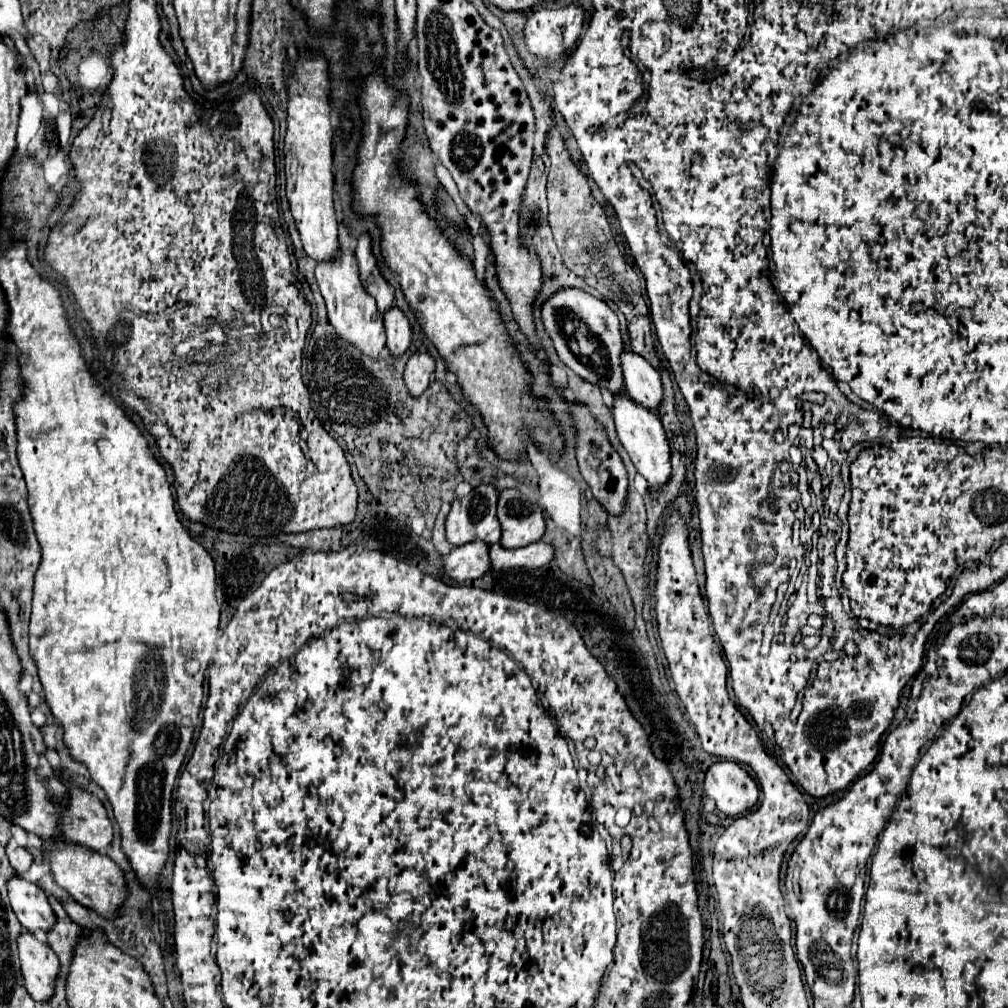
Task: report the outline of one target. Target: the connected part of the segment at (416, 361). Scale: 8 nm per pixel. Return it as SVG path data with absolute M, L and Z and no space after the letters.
M413 352L405 366L405 384L411 396L421 396L435 372L435 360L427 352Z

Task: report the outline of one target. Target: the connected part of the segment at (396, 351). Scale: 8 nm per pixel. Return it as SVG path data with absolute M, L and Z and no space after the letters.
M393 304L385 318L385 332L387 332L387 348L393 356L403 356L411 344L411 324L407 316Z

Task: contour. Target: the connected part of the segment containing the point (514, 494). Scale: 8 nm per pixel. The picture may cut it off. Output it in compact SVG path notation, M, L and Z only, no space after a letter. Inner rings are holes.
M515 488L501 494L497 516L503 528L501 544L505 548L523 548L541 540L545 534L543 510L537 502L531 504L531 500Z

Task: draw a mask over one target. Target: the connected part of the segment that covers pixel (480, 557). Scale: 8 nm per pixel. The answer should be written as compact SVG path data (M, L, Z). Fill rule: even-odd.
M475 540L457 546L449 556L443 558L443 564L445 564L445 572L459 584L481 578L491 570L489 544Z

